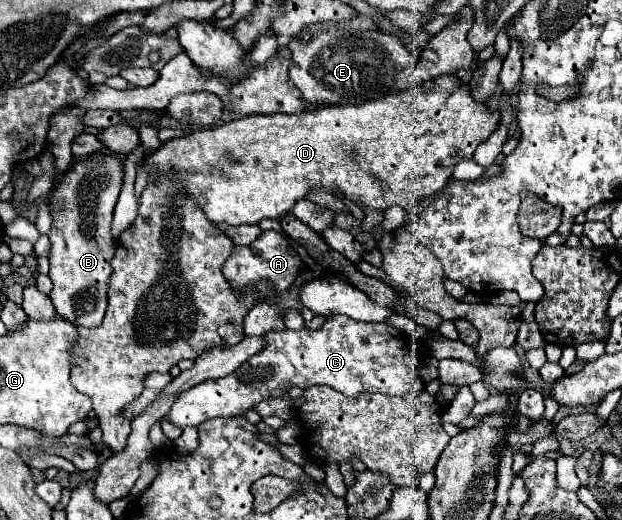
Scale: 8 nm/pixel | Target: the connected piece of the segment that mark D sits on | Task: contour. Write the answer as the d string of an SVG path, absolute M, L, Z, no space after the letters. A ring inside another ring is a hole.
M439 75L437 79L432 79L413 87L413 89L407 89L393 93L393 95L385 95L377 101L367 101L363 105L333 105L333 107L315 107L315 109L309 109L309 111L303 111L299 115L287 115L287 113L273 113L273 115L249 115L249 117L241 117L237 121L231 121L231 123L225 123L225 125L219 125L215 129L203 129L203 131L195 131L191 133L189 137L177 137L177 139L171 139L167 143L163 143L153 155L147 155L145 159L145 169L149 171L151 165L155 165L157 171L179 171L183 173L181 177L187 177L183 181L183 187L189 195L195 195L193 199L199 201L199 205L203 207L205 215L209 221L213 223L227 223L227 225L253 225L253 223L259 223L261 219L279 219L283 217L285 213L289 213L293 209L293 203L297 199L303 199L307 195L307 191L311 187L323 187L327 191L333 191L333 189L339 189L343 195L347 195L351 201L355 203L363 203L371 209L377 209L377 211L385 211L387 207L391 205L401 205L407 212L413 213L413 219L415 219L415 201L413 199L419 199L419 197L429 197L431 193L439 191L447 181L449 177L453 175L453 167L457 165L457 161L461 159L467 159L467 157L473 157L475 149L479 143L483 143L495 129L497 129L497 121L499 121L499 113L491 113L489 107L485 103L475 103L473 97L471 97L471 91L467 89L469 85L465 81L461 81L459 77L451 77L451 75ZM349 151L355 151L353 157L349 157L347 153ZM227 157L233 157L237 161L237 165L231 165L227 163Z

